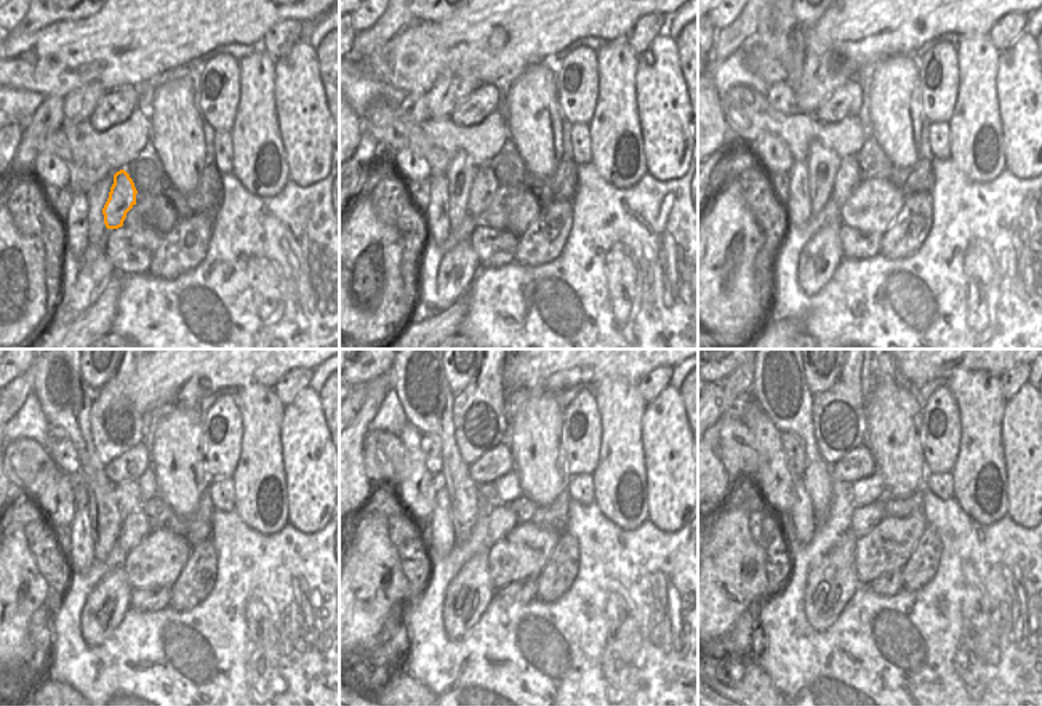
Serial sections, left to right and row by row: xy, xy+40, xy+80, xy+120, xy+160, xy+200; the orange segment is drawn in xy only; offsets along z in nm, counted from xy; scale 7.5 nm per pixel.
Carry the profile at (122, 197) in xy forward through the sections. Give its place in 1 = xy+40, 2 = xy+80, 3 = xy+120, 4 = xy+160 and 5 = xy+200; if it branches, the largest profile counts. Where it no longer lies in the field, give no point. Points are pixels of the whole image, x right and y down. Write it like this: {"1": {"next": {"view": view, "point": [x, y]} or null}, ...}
{"1": {"next": {"view": "xy+40", "point": [485, 184]}}, "2": {"next": {"view": "xy+80", "point": [847, 180]}}, "3": {"next": {"view": "xy+120", "point": [135, 527]}}, "4": {"next": {"view": "xy+160", "point": [501, 521]}}, "5": {"next": {"view": "xy+200", "point": [865, 519]}}}

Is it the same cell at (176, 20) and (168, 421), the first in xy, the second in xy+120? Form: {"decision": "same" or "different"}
{"decision": "different"}

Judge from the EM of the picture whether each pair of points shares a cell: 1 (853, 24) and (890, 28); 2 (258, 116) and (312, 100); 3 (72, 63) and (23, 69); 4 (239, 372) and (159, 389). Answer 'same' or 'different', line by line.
1: same
2: different
3: same
4: same

